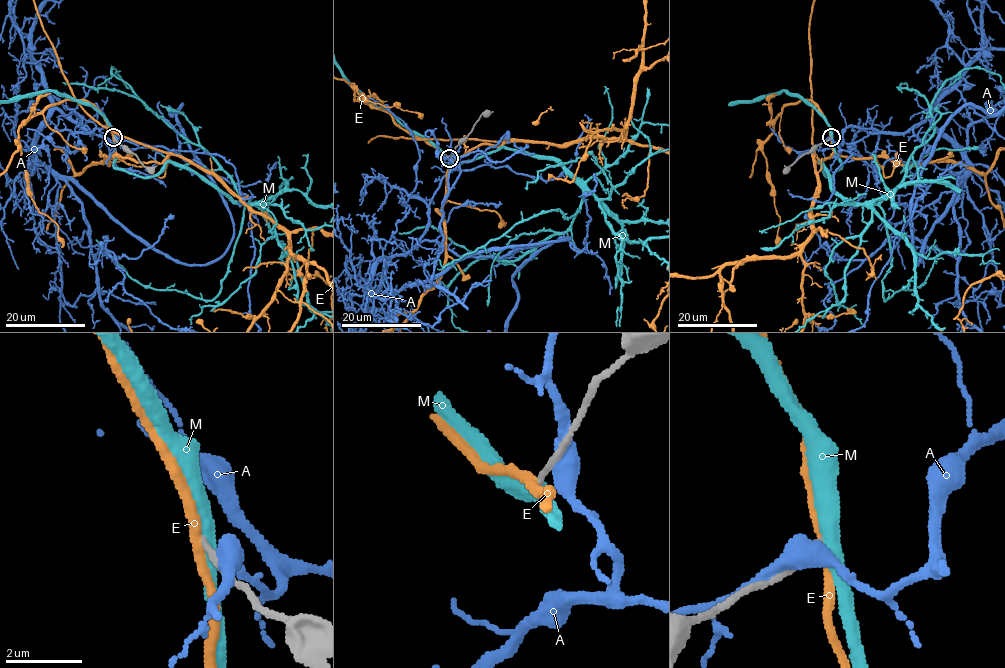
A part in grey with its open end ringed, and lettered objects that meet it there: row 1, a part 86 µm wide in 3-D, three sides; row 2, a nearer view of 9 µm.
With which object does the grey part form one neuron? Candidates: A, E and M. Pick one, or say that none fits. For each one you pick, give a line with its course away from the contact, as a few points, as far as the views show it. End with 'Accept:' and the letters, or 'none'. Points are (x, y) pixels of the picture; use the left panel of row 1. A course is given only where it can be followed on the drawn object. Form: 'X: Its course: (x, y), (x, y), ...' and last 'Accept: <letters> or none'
Accept: none

